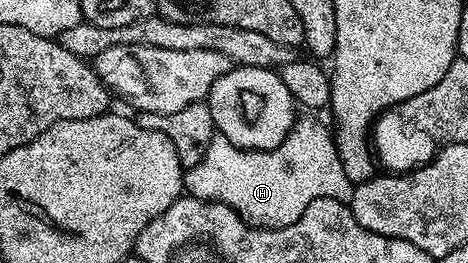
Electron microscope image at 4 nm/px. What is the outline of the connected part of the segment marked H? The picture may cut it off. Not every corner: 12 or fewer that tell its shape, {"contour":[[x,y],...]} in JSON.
{"contour":[[297,119],[280,145],[213,135],[184,187],[249,225],[347,201],[333,133]]}

